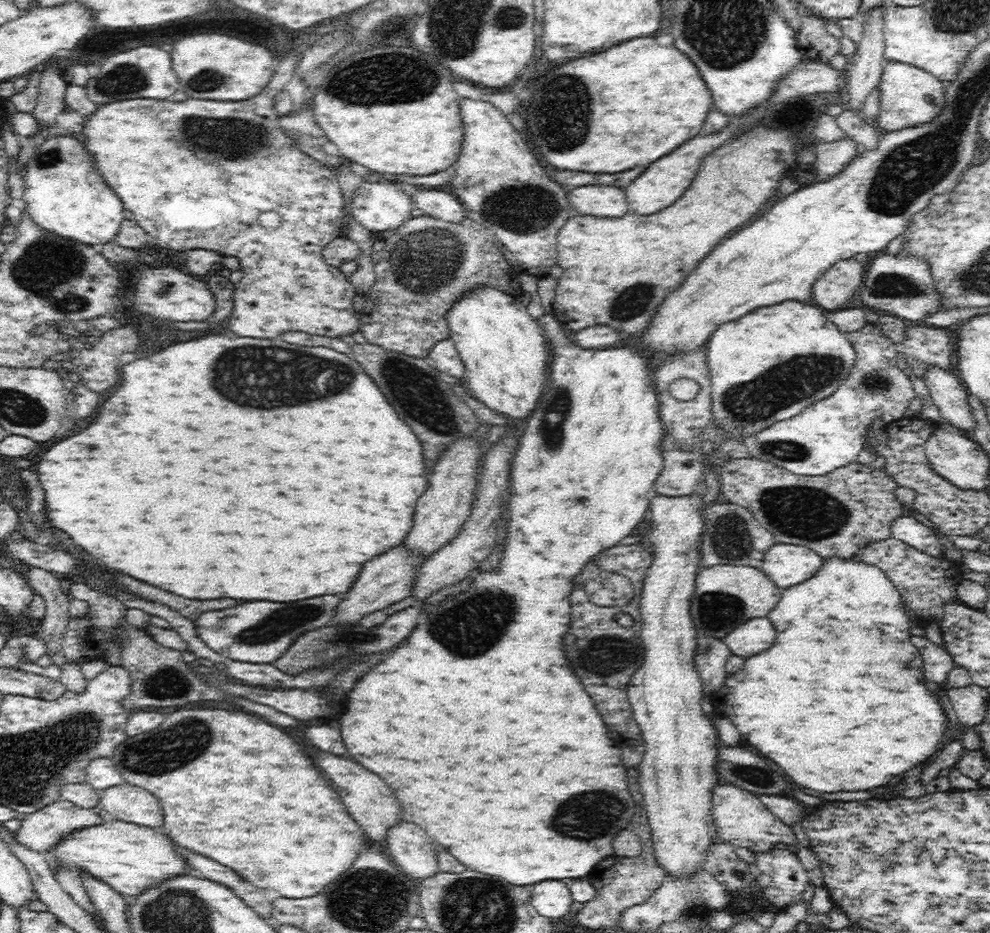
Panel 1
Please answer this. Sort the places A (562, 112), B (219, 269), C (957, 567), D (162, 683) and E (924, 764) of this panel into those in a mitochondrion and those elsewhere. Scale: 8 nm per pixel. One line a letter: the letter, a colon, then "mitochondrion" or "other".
A: mitochondrion
B: other
C: other
D: mitochondrion
E: other

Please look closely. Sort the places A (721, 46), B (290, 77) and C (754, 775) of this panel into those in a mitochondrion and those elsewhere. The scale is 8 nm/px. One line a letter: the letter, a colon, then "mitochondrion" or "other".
A: mitochondrion
B: other
C: mitochondrion

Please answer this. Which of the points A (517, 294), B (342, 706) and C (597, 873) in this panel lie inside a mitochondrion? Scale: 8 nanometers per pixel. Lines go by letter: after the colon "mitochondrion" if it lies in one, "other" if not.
A: other
B: other
C: other

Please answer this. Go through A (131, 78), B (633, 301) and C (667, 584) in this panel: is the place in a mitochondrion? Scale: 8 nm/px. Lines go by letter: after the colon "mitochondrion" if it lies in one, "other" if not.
A: mitochondrion
B: mitochondrion
C: other

